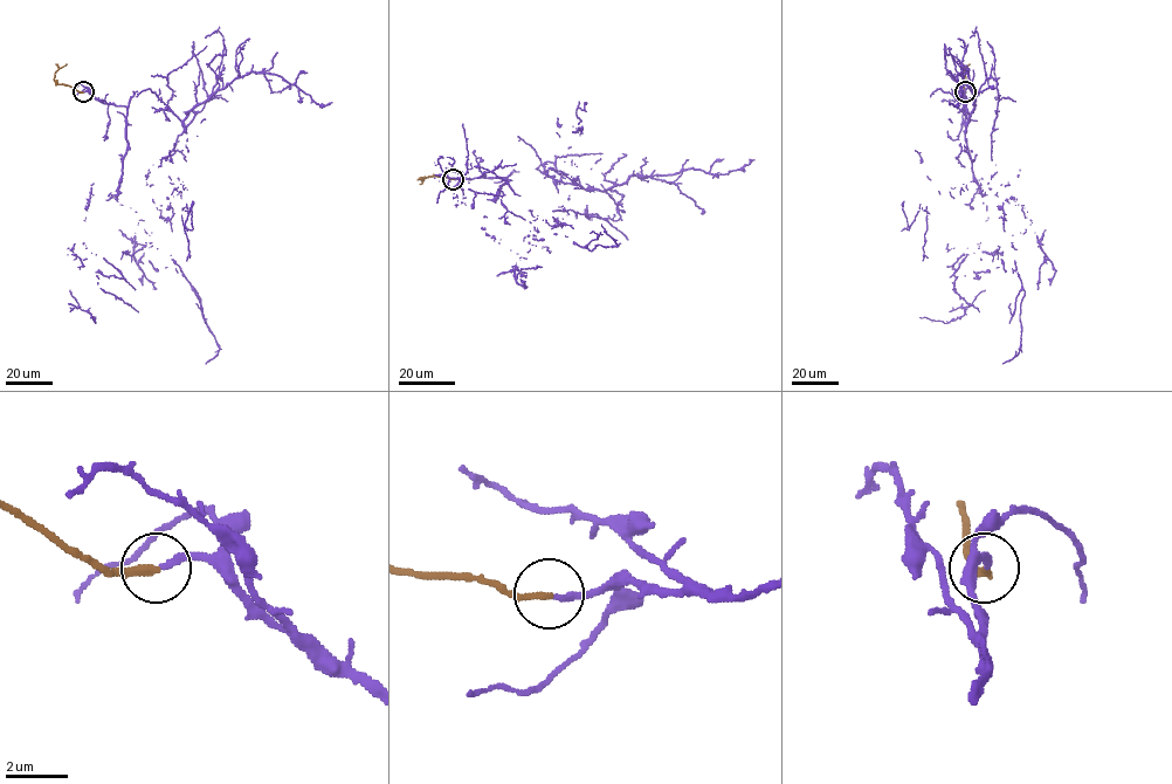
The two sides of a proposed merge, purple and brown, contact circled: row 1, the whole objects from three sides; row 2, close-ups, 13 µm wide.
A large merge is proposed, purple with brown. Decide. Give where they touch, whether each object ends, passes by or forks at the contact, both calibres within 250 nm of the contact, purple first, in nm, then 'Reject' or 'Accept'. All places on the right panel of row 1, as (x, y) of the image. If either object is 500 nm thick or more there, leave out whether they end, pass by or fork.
Place: (965, 91). At the ring purple ends. At the ring brown ends. Thickness 200 nm (purple) against 240 nm. Accept

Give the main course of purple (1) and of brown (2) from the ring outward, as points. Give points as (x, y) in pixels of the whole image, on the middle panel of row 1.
1: (454, 179), (537, 156), (604, 191), (616, 220), (556, 211), (533, 227), (566, 214), (586, 104)
2: (454, 179), (418, 179), (434, 174)

